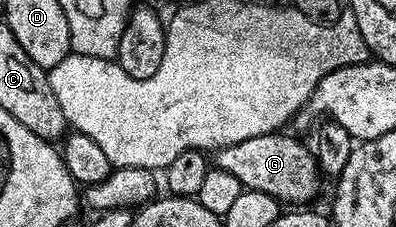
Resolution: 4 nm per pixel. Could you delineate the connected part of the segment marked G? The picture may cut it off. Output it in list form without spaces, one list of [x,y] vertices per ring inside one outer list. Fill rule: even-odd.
[[[286,132],[262,133],[253,139],[245,139],[245,143],[233,143],[229,147],[218,150],[214,154],[215,161],[235,181],[240,181],[243,189],[253,191],[265,191],[267,195],[273,195],[280,203],[287,201],[299,201],[295,203],[307,203],[311,196],[319,189],[319,177],[321,170],[318,160],[310,148],[307,149],[295,137],[286,137]]]

